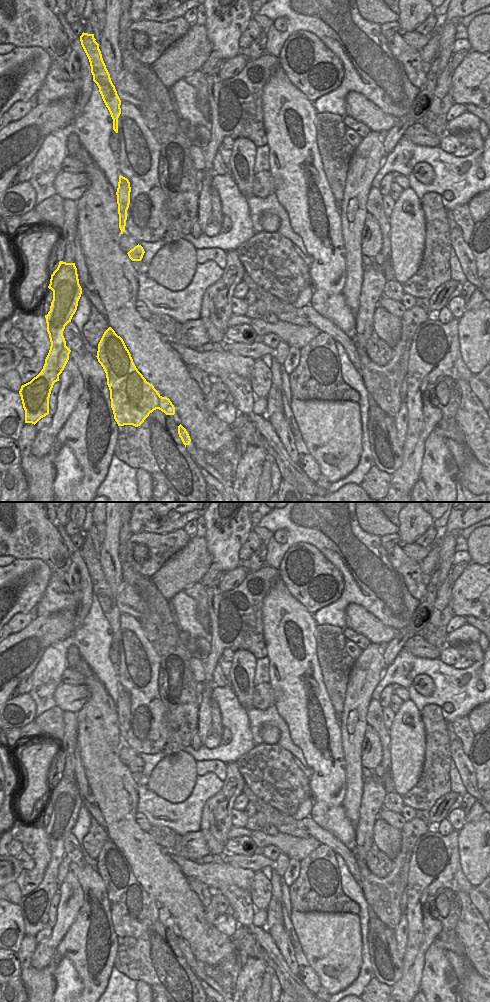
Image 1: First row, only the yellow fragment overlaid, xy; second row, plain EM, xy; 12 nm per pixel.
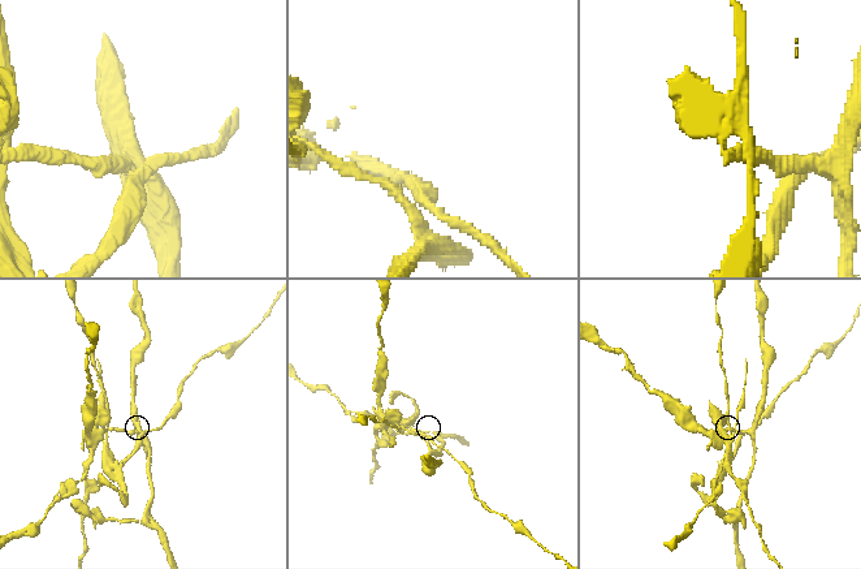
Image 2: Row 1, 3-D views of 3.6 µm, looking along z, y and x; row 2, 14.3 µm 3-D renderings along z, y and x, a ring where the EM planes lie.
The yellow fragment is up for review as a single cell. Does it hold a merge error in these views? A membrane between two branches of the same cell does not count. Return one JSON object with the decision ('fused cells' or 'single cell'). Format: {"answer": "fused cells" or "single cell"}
{"answer": "fused cells"}

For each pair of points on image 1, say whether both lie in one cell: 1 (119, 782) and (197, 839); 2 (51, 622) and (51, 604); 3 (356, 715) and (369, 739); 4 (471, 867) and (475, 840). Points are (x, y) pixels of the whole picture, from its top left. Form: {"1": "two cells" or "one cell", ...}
{"1": "two cells", "2": "two cells", "3": "two cells", "4": "one cell"}

